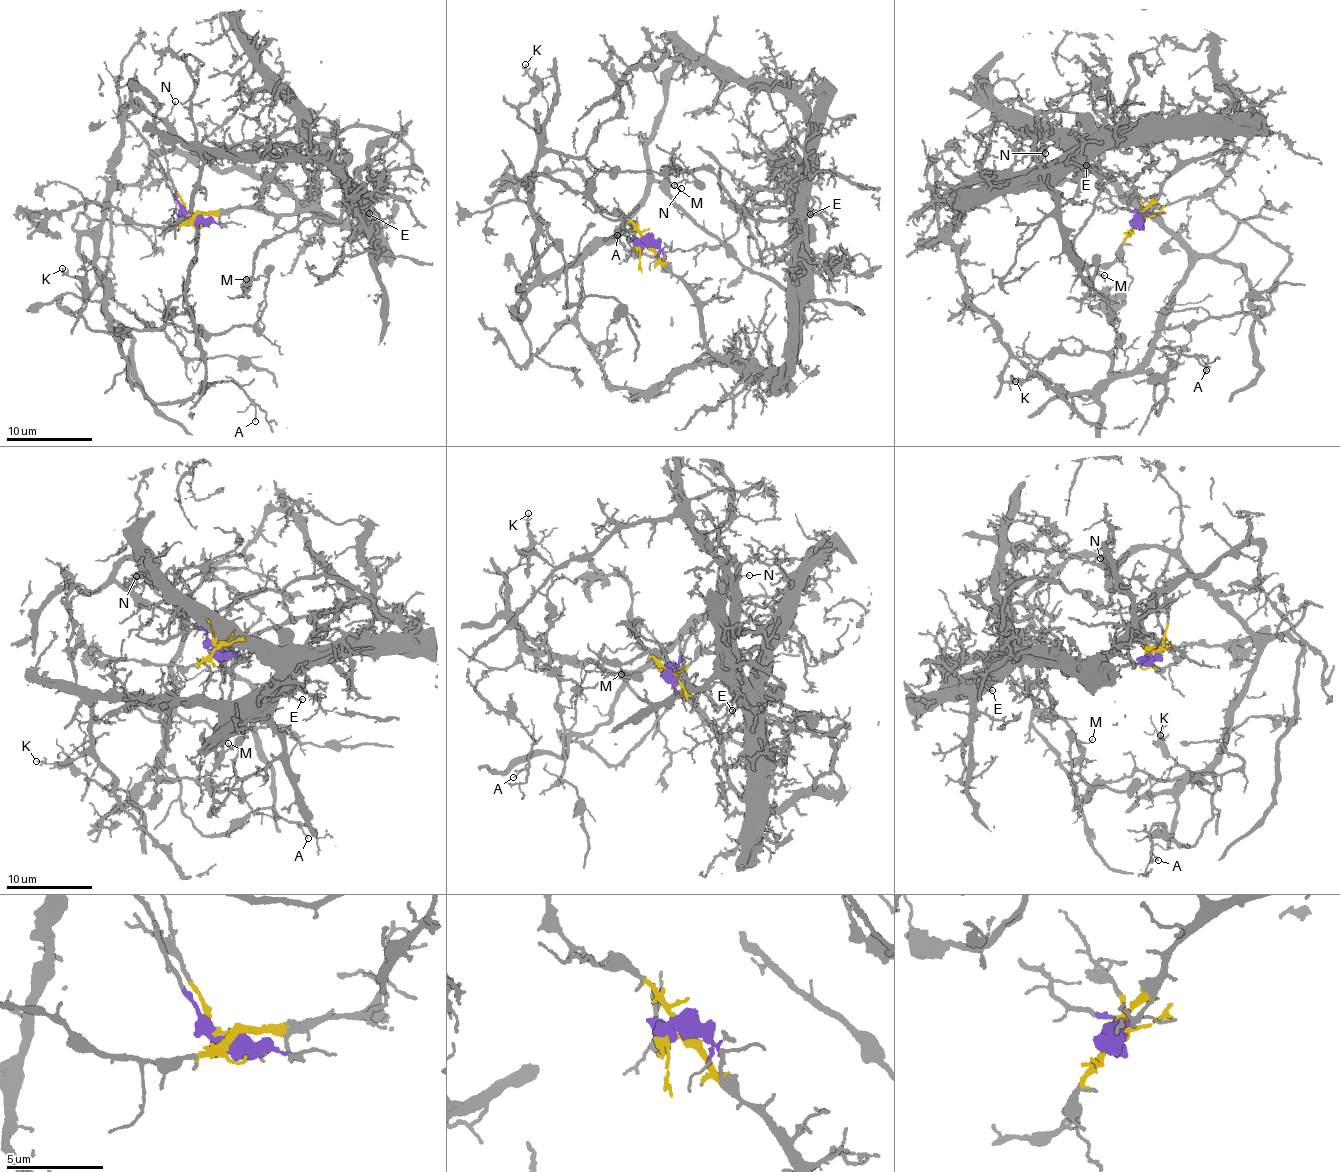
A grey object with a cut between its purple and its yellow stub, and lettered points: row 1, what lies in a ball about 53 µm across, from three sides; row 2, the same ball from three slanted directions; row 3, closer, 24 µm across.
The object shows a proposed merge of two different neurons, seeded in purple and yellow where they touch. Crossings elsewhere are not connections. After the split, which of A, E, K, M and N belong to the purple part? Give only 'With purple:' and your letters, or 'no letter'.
With purple: A, K, N

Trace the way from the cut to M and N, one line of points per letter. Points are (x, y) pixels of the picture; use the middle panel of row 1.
M: (641, 245), (685, 285), (711, 351), (785, 366), (794, 221), (753, 219), (708, 170), (674, 186)
N: (641, 245), (634, 245), (634, 222), (630, 231), (623, 226), (623, 220), (641, 204), (651, 182), (681, 188)

